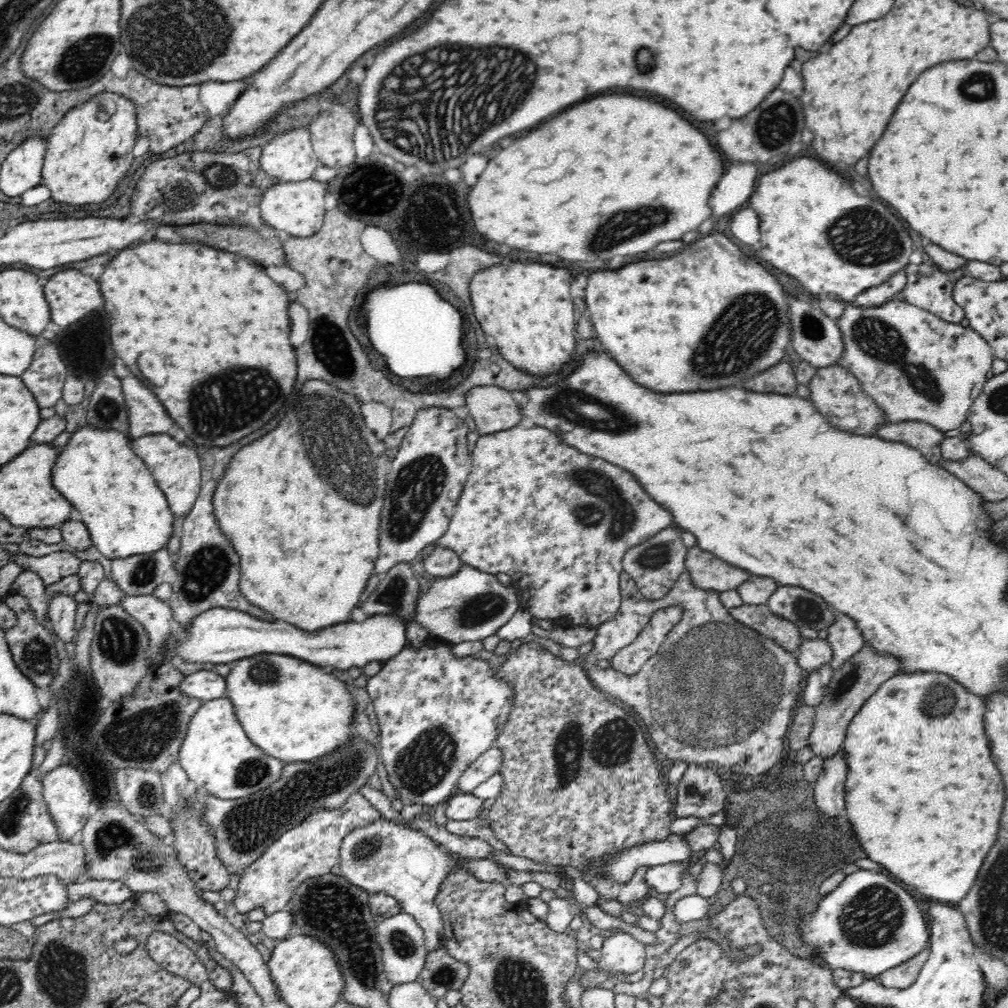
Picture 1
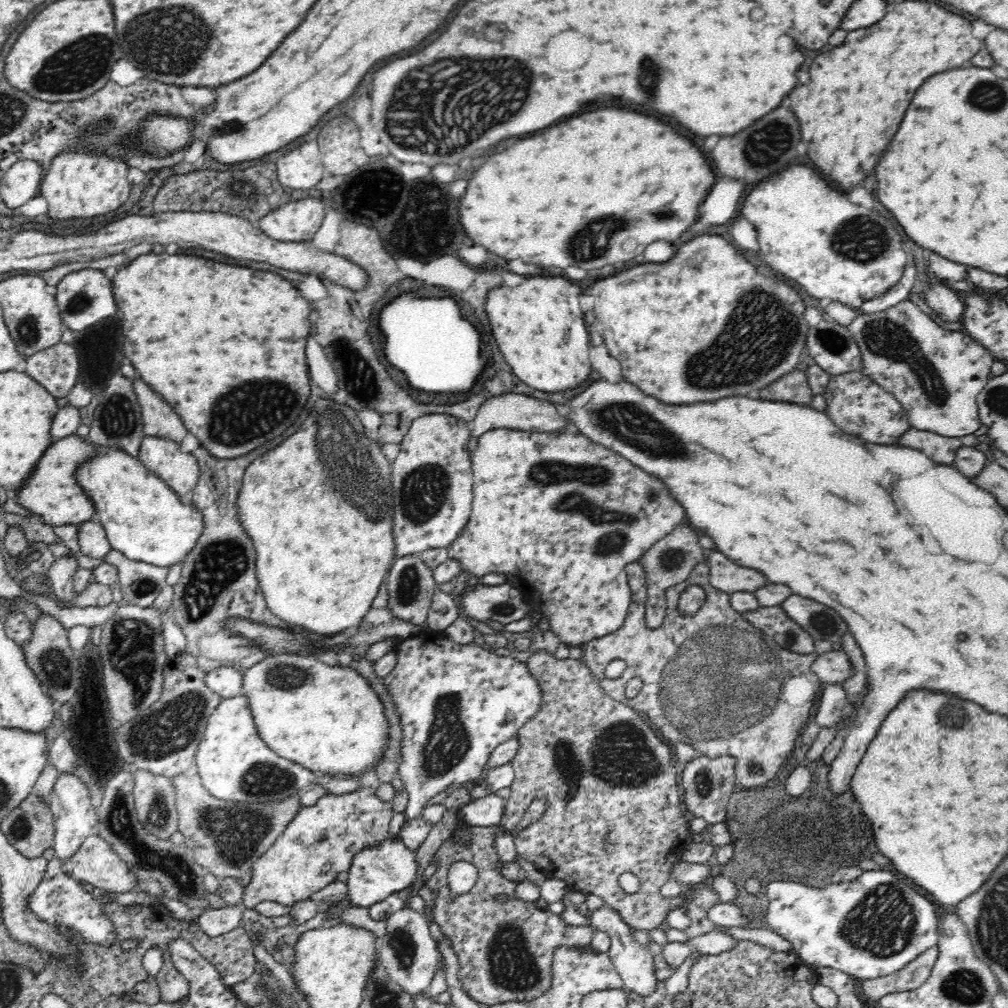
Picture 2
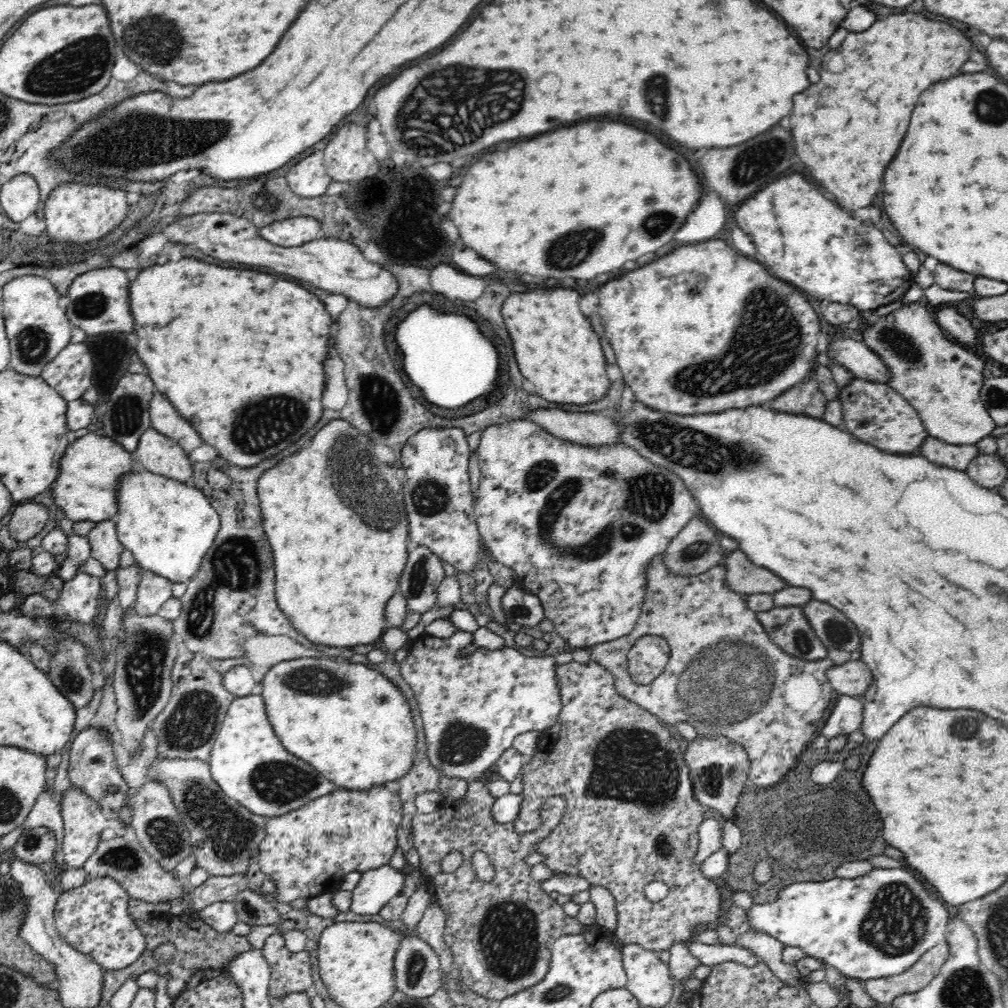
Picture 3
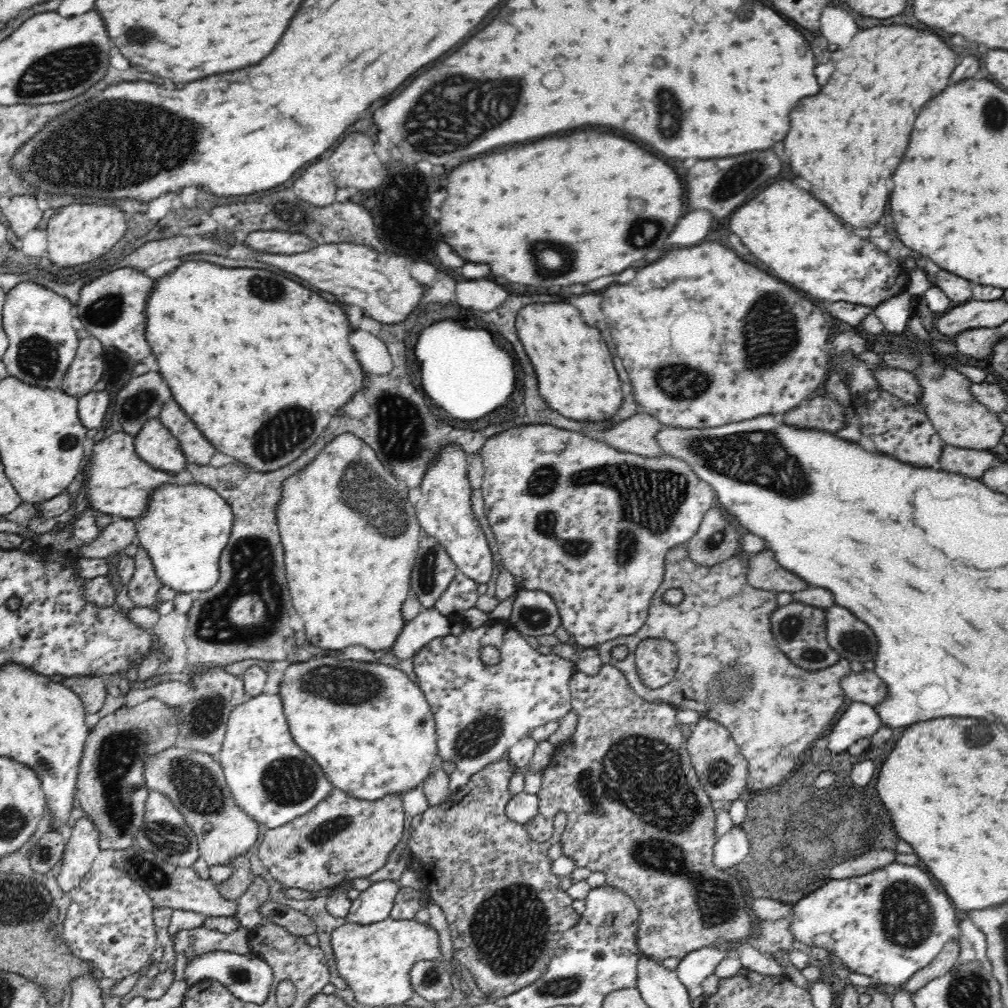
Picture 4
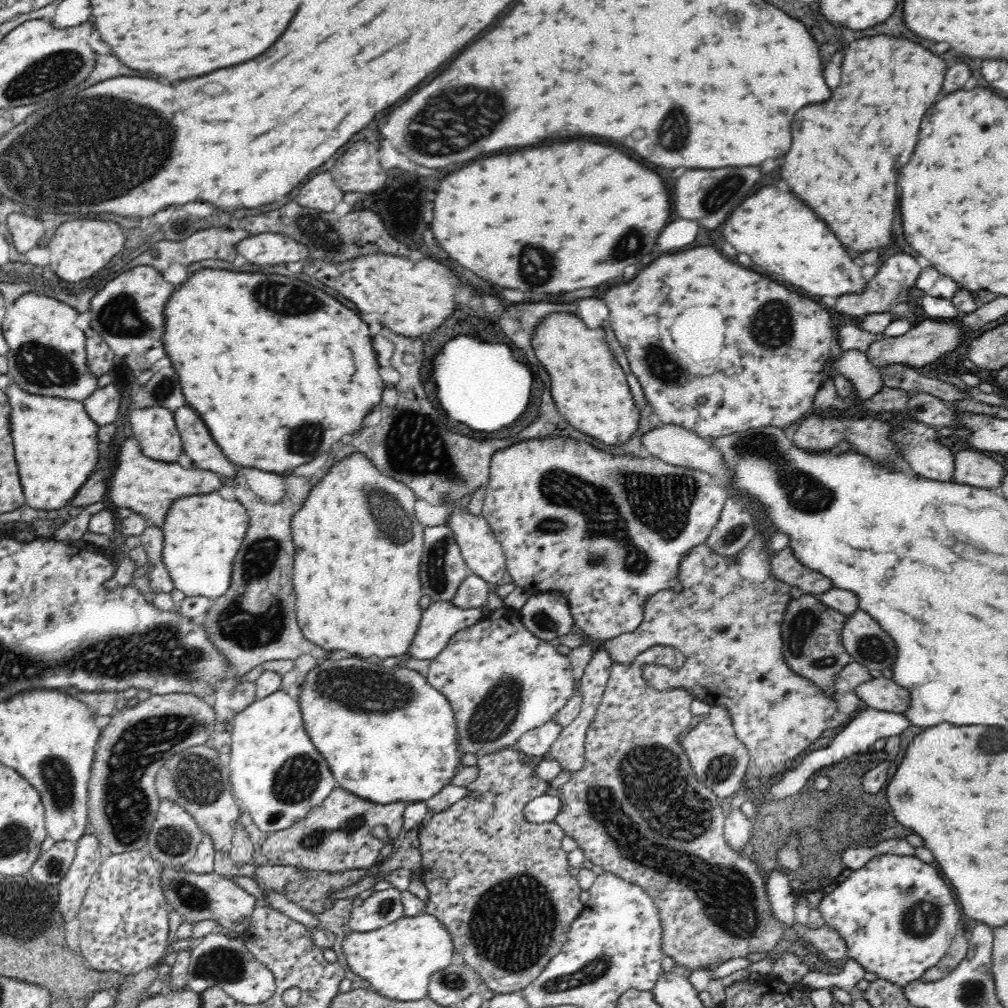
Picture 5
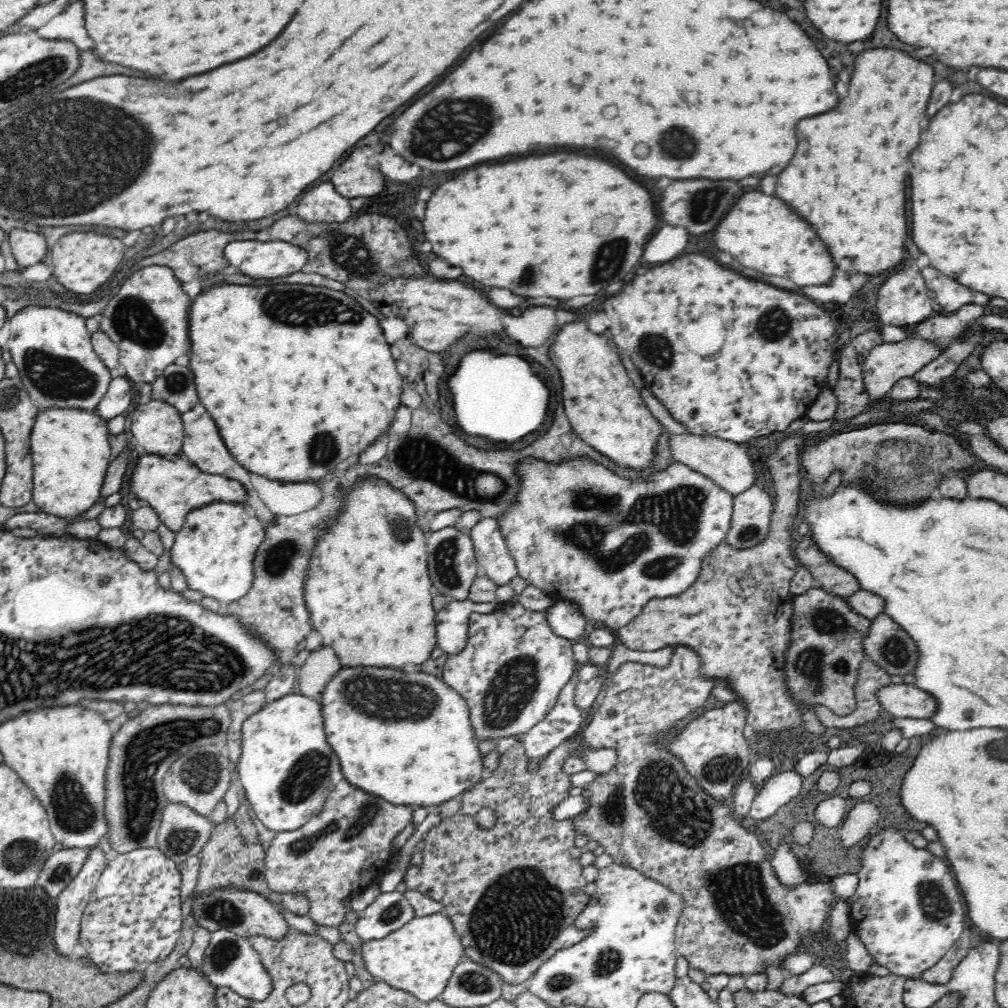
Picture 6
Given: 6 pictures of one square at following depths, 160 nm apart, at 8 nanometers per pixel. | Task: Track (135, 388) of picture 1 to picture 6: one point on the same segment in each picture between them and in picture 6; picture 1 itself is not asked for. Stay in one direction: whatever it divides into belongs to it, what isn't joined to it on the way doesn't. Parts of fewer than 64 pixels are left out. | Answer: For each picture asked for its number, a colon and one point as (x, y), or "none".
2: (159, 419)
3: (166, 420)
4: (194, 445)
5: (197, 442)
6: (202, 446)

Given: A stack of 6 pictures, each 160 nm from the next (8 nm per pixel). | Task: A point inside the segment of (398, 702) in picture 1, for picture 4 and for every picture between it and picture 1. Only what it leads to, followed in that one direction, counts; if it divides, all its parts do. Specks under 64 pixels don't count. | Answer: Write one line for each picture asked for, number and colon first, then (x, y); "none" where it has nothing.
2: (456, 703)
3: (472, 705)
4: (480, 711)

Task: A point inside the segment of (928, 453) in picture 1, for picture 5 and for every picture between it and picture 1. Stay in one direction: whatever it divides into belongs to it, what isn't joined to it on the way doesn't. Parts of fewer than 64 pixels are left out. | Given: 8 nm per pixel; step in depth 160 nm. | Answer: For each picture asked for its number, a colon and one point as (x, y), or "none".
2: (940, 449)
3: (957, 457)
4: (972, 463)
5: (972, 467)

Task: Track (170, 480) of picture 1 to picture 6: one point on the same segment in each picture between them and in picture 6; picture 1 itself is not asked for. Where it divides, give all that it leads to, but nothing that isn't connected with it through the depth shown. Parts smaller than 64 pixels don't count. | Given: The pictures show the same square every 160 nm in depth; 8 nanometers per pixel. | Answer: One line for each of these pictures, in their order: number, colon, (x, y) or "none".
2: (180, 471)
3: (159, 454)
4: (155, 445)
5: (155, 431)
6: (157, 426)

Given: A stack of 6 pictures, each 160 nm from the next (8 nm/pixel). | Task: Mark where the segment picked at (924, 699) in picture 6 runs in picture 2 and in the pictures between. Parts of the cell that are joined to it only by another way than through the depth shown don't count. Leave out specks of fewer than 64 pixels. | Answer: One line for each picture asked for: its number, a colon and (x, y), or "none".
2: (834, 666)
3: (852, 677)
4: (865, 686)
5: (881, 693)

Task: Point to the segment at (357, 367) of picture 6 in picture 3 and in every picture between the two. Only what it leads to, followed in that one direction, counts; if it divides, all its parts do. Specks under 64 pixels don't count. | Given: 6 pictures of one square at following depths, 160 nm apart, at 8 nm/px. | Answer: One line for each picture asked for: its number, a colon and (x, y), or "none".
3: (239, 354)
4: (279, 376)
5: (277, 369)

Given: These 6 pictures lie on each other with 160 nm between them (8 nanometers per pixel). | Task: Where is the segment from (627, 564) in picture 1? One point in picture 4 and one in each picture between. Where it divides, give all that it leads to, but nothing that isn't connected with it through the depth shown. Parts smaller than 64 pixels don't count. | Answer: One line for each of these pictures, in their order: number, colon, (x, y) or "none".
2: (668, 562)
3: (695, 548)
4: (718, 536)

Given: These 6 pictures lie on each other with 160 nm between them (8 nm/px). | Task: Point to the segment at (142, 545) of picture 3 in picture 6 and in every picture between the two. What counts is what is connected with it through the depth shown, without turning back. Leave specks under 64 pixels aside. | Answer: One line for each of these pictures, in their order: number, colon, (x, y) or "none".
4: (184, 528)
5: (201, 533)
6: (214, 548)

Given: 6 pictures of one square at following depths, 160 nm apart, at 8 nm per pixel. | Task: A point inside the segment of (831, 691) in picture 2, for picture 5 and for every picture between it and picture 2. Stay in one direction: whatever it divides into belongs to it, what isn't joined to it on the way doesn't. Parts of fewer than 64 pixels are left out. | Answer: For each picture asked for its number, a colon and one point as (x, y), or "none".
3: (846, 715)
4: (859, 719)
5: (868, 724)

